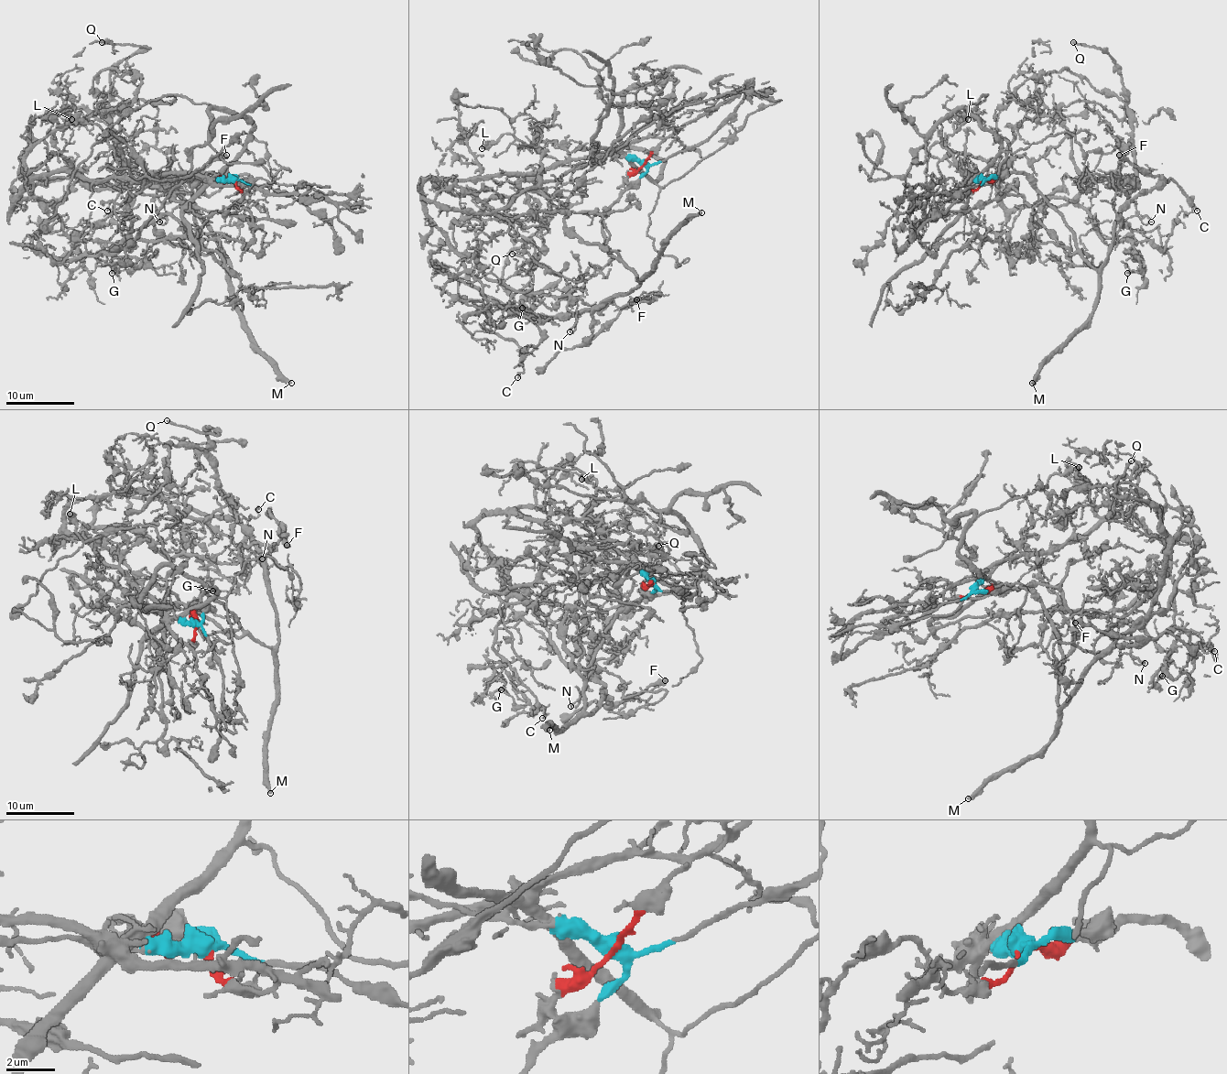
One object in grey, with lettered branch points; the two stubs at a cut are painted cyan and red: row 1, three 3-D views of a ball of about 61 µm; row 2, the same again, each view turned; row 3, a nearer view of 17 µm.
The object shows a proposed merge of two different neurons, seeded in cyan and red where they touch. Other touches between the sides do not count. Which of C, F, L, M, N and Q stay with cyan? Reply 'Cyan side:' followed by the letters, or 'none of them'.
Cyan side: F, M, Q

